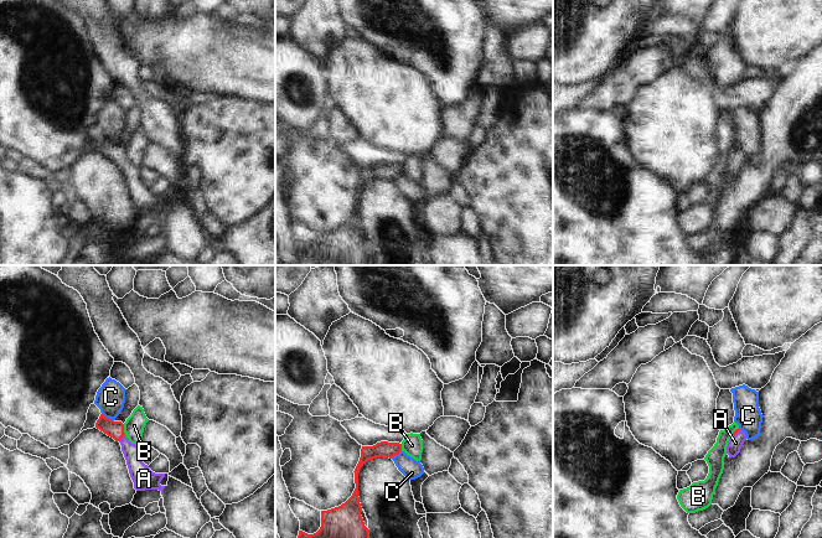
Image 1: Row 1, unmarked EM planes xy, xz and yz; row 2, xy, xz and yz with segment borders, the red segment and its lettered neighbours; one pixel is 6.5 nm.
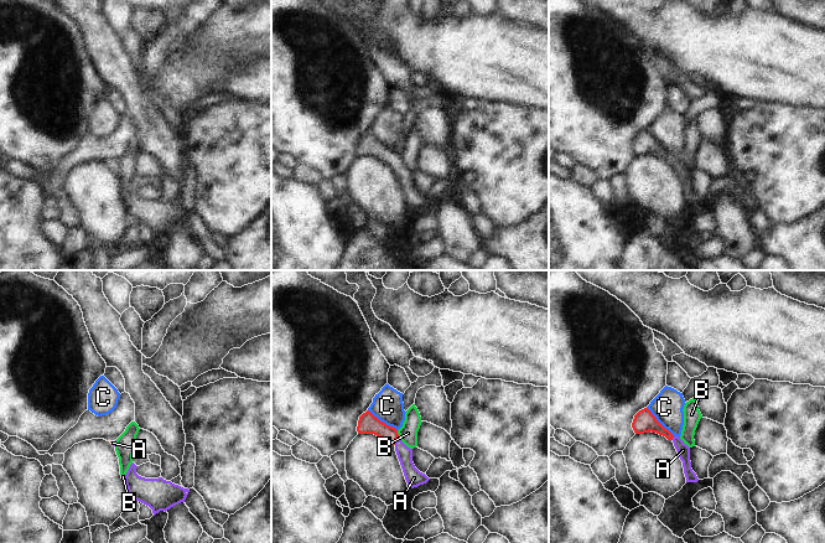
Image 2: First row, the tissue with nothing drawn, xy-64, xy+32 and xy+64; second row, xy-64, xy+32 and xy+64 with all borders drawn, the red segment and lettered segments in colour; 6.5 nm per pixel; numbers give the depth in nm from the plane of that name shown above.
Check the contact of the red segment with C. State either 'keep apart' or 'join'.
keep apart

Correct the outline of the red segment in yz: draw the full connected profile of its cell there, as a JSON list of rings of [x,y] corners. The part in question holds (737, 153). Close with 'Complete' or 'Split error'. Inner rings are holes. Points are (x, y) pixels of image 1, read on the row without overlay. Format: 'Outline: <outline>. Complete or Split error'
Outline: [[[736,151],[733,155],[727,169],[727,176],[729,177],[729,180],[735,180],[740,175],[740,171],[745,162],[746,157],[740,151]]]. Split error

